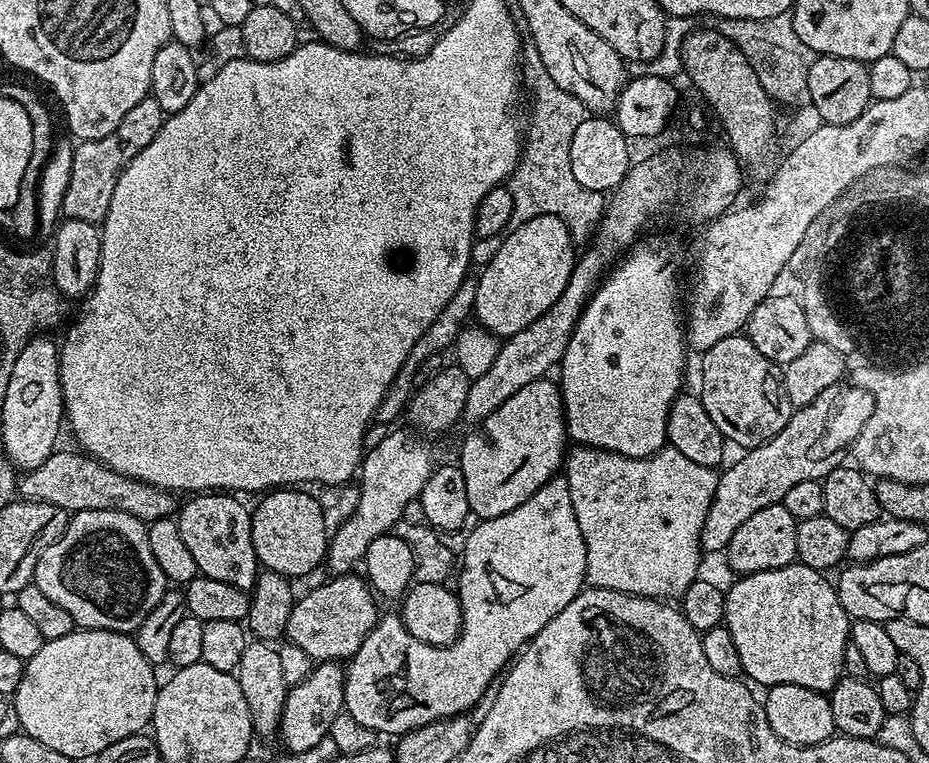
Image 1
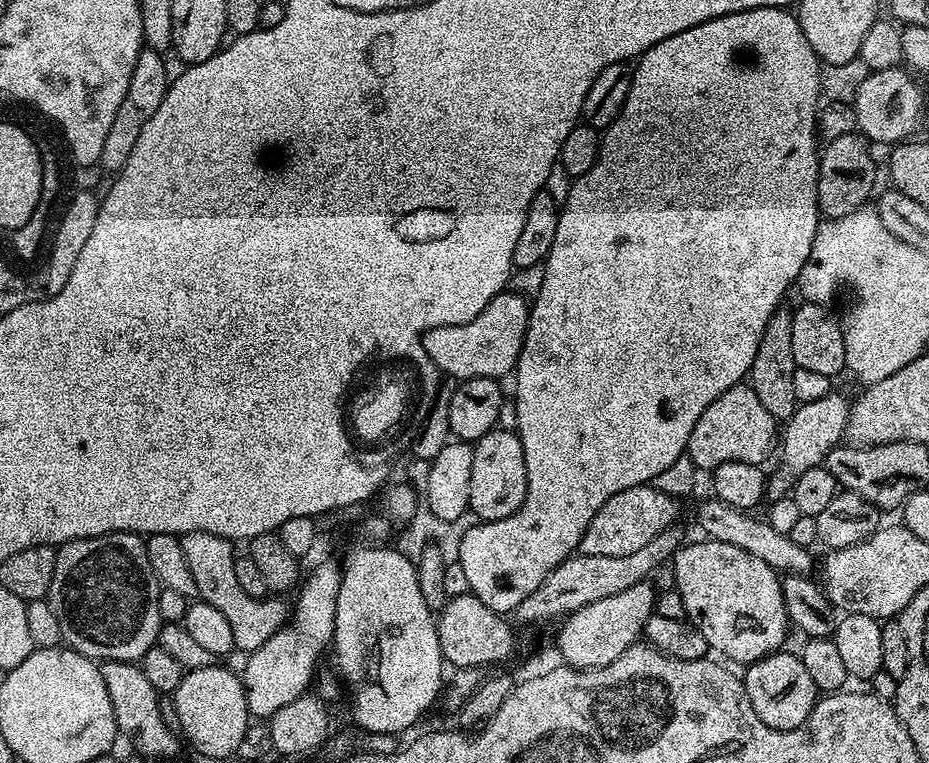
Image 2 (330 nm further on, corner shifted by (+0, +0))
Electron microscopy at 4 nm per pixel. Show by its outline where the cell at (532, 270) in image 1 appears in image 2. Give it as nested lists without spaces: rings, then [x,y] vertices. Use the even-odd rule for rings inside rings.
[[[505,290],[488,303],[478,318],[424,333],[424,349],[426,354],[430,354],[437,373],[457,382],[470,378],[501,378],[507,372],[509,375],[515,369],[524,345],[529,307],[524,296]]]

